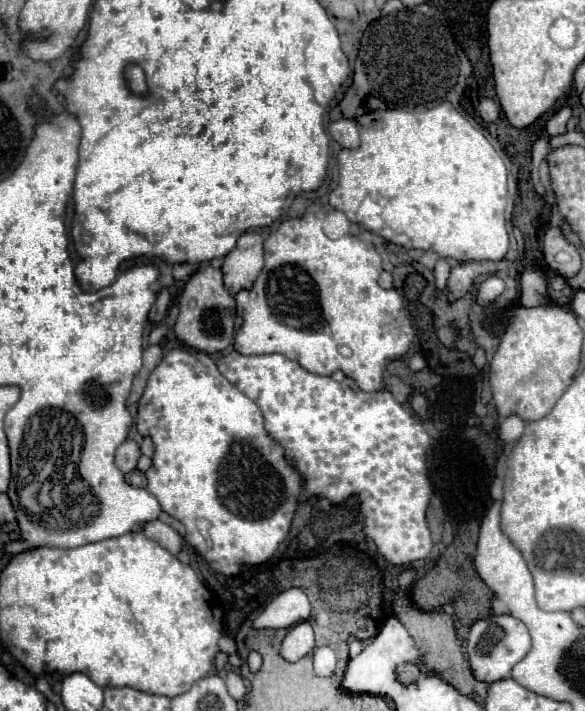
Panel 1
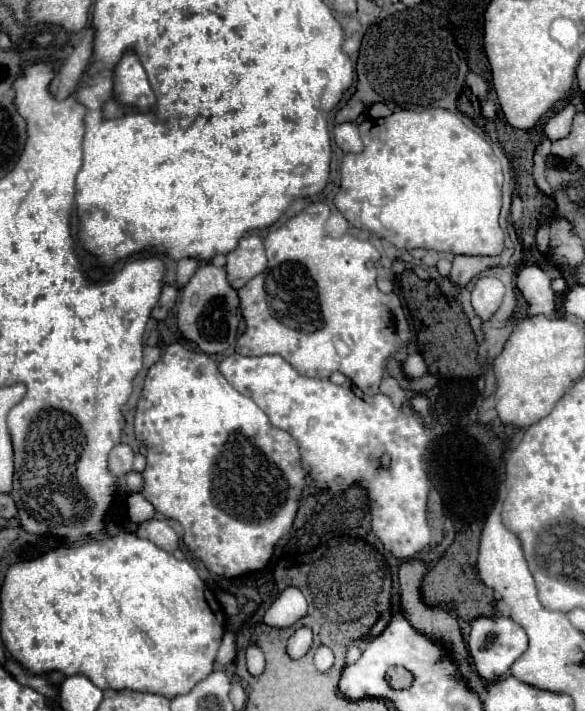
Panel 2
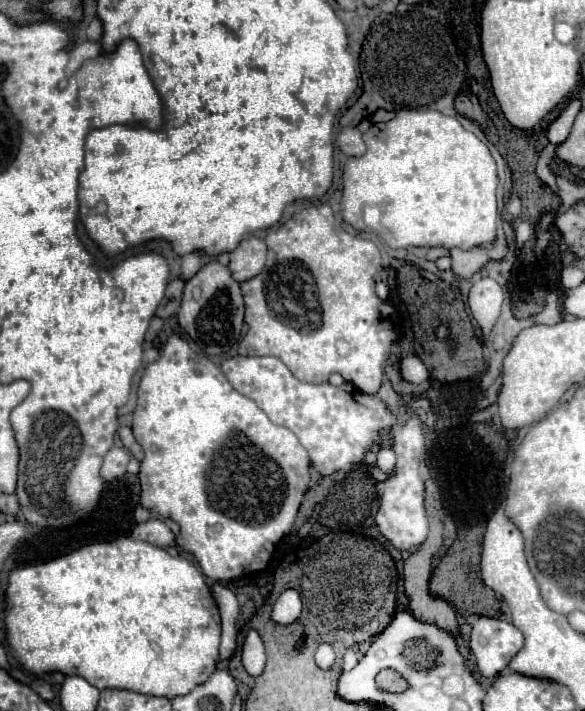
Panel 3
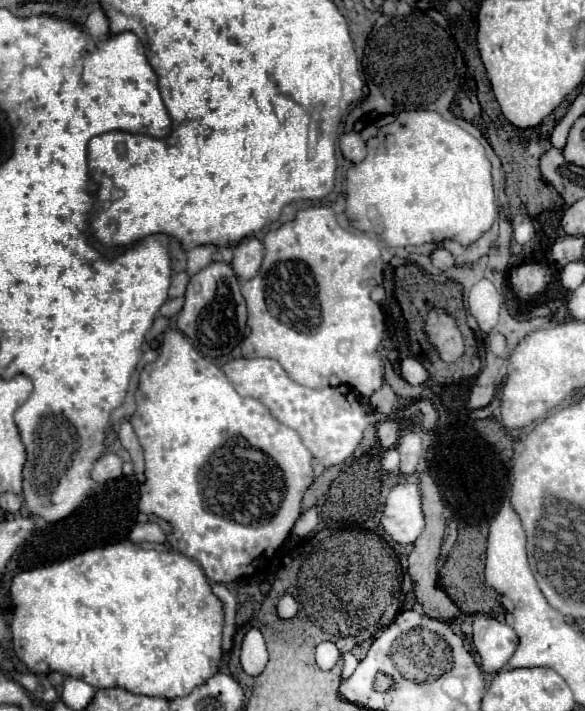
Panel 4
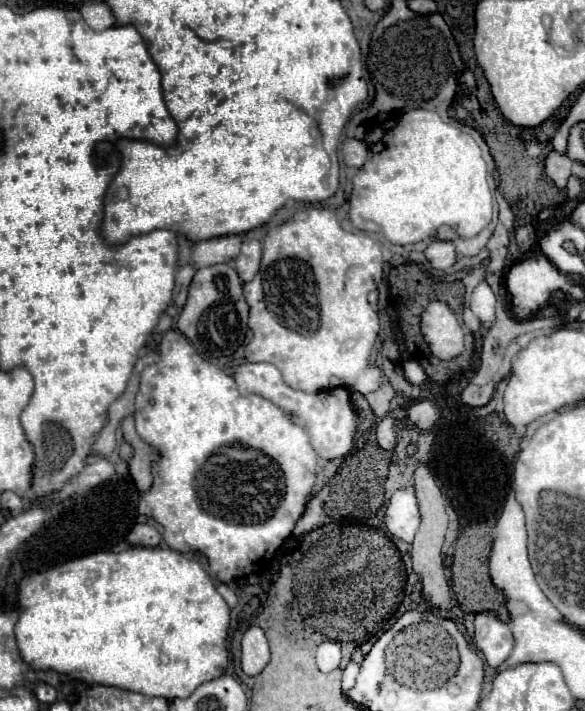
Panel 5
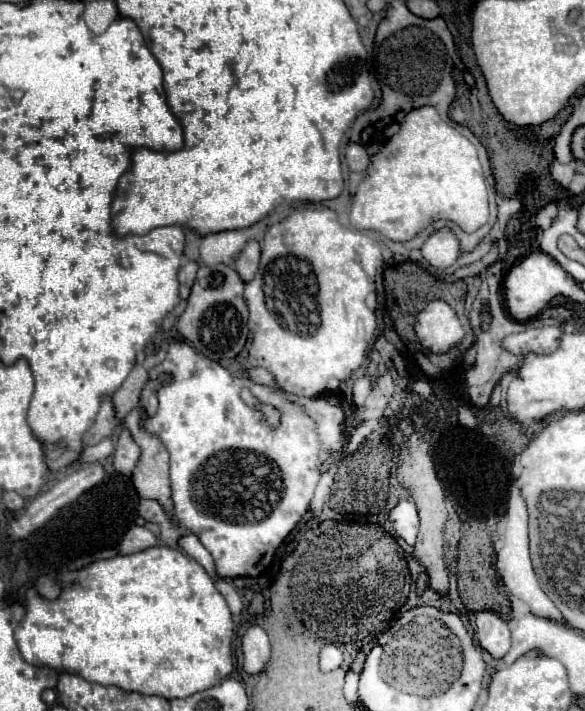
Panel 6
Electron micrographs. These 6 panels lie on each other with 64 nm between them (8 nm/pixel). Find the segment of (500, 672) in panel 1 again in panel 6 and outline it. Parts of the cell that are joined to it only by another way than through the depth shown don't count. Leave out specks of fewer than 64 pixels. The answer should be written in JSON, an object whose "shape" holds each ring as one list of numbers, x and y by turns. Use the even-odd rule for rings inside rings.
{"shape":[[494,612,476,614,476,638,492,658,504,658,510,650,508,624]]}

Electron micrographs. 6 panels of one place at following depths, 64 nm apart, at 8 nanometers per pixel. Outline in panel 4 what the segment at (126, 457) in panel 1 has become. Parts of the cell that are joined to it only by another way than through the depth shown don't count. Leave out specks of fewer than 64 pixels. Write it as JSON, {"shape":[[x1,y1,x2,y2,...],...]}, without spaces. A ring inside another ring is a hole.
{"shape":[[106,452,106,454,94,464,92,478,94,478,98,484,104,484,104,482,114,480,114,478,120,478,120,476,122,476,122,464,124,464,124,460,122,460,116,452]]}

